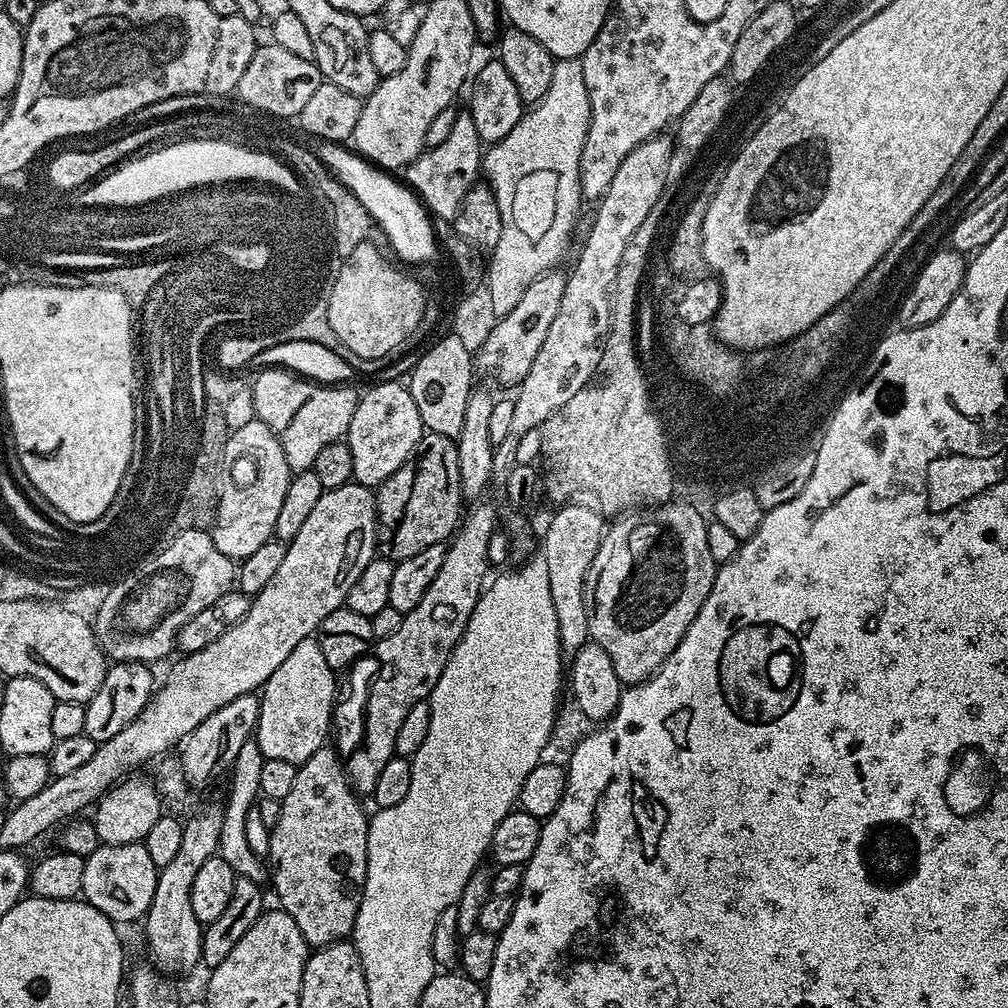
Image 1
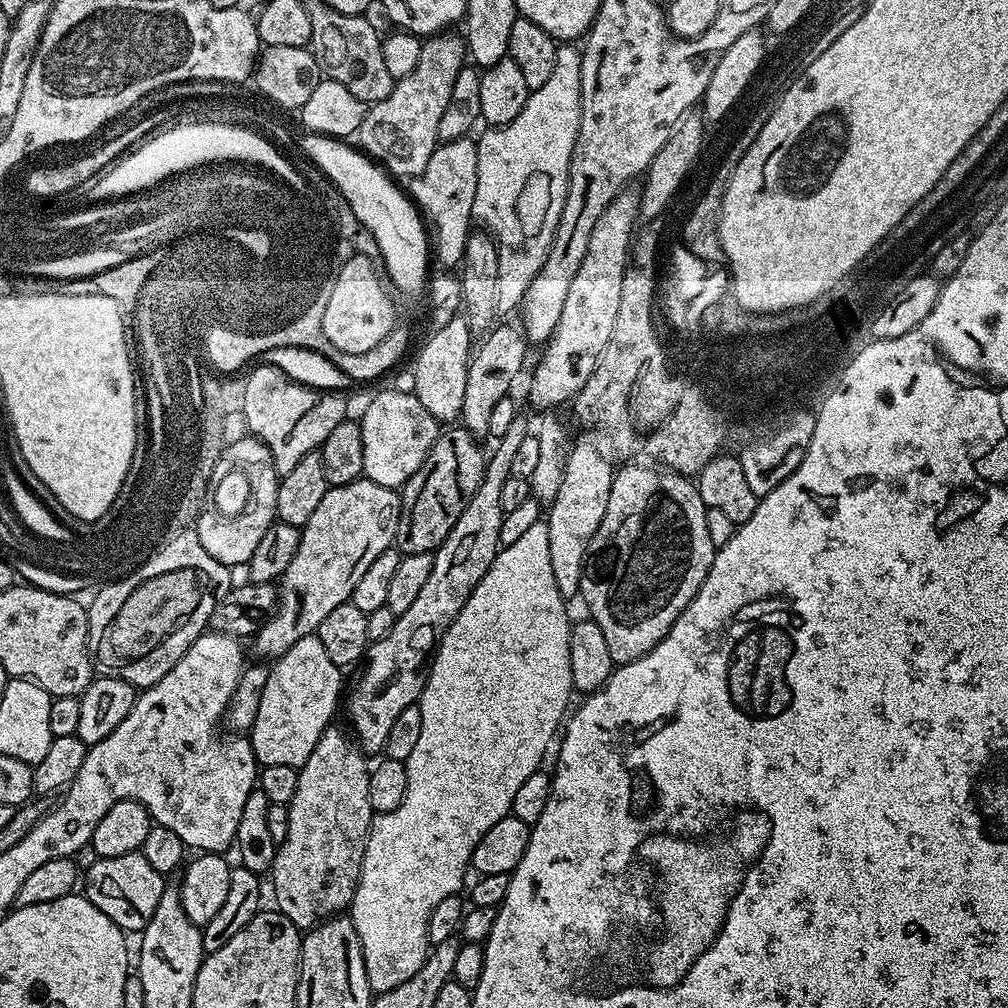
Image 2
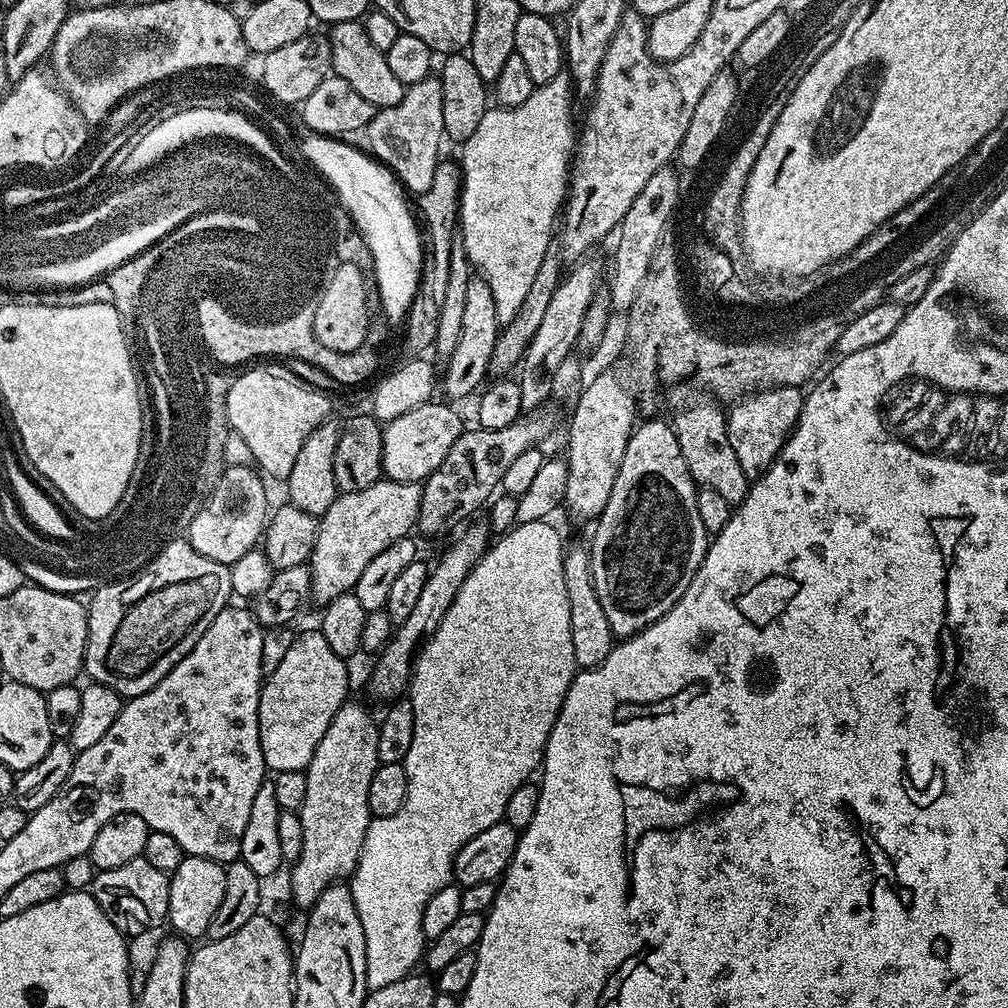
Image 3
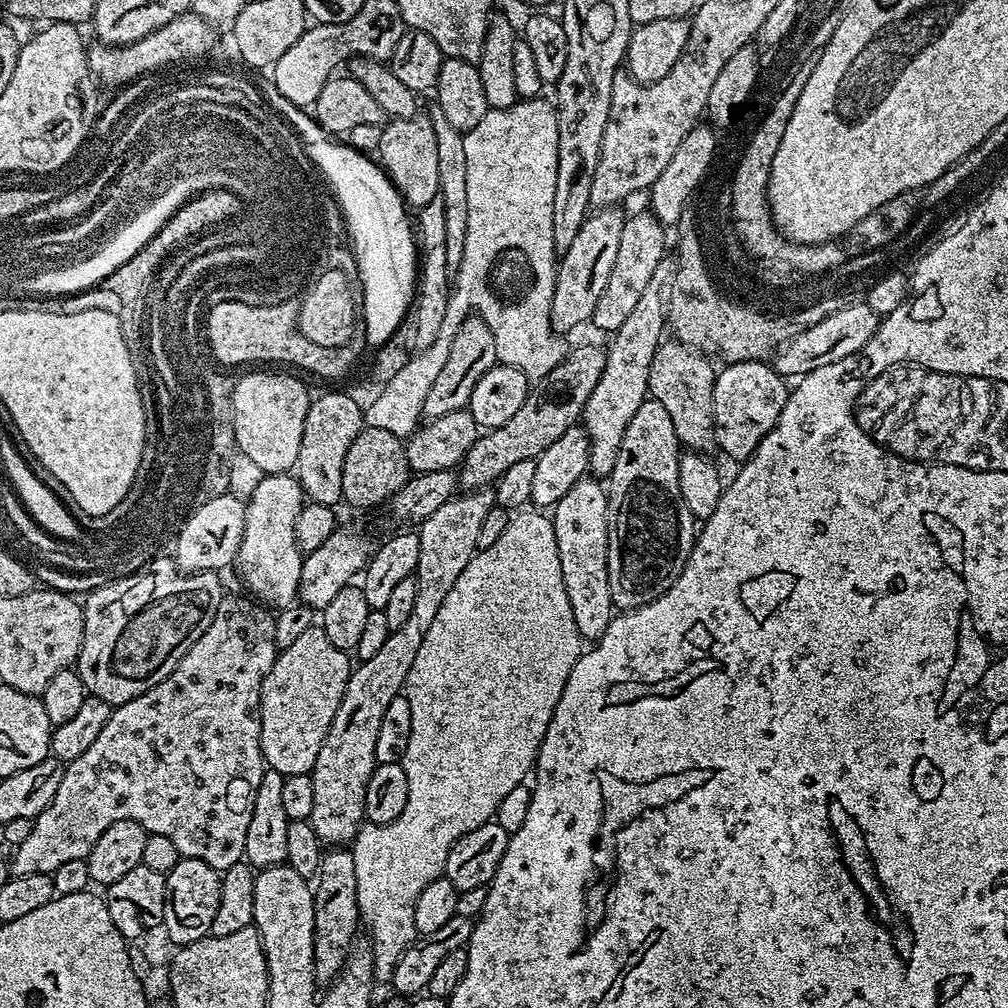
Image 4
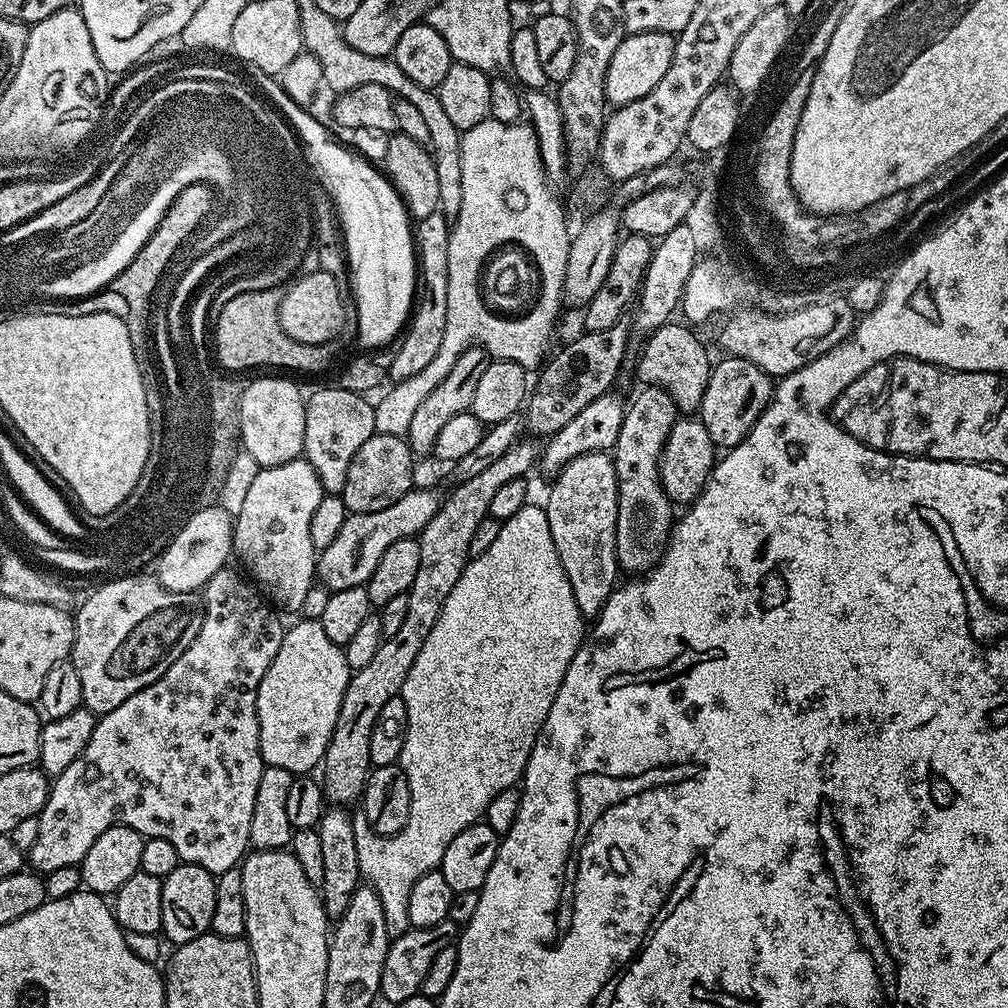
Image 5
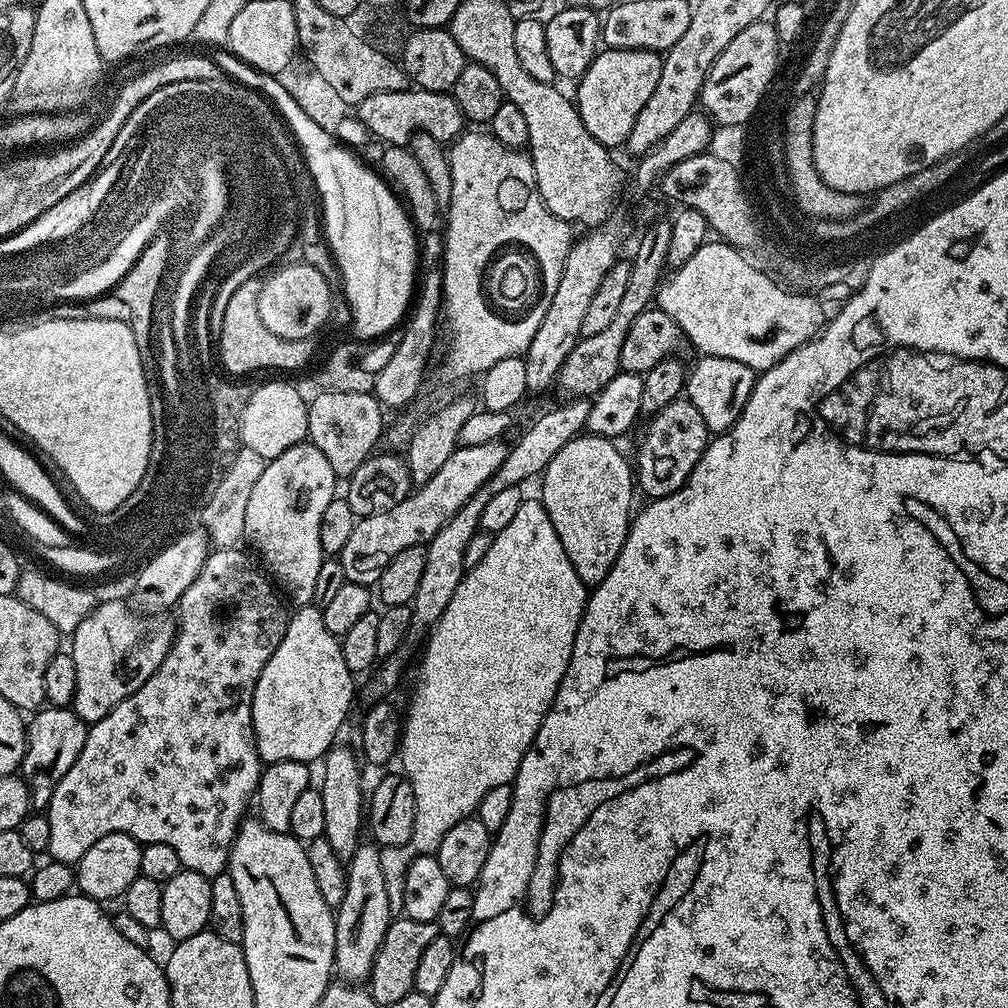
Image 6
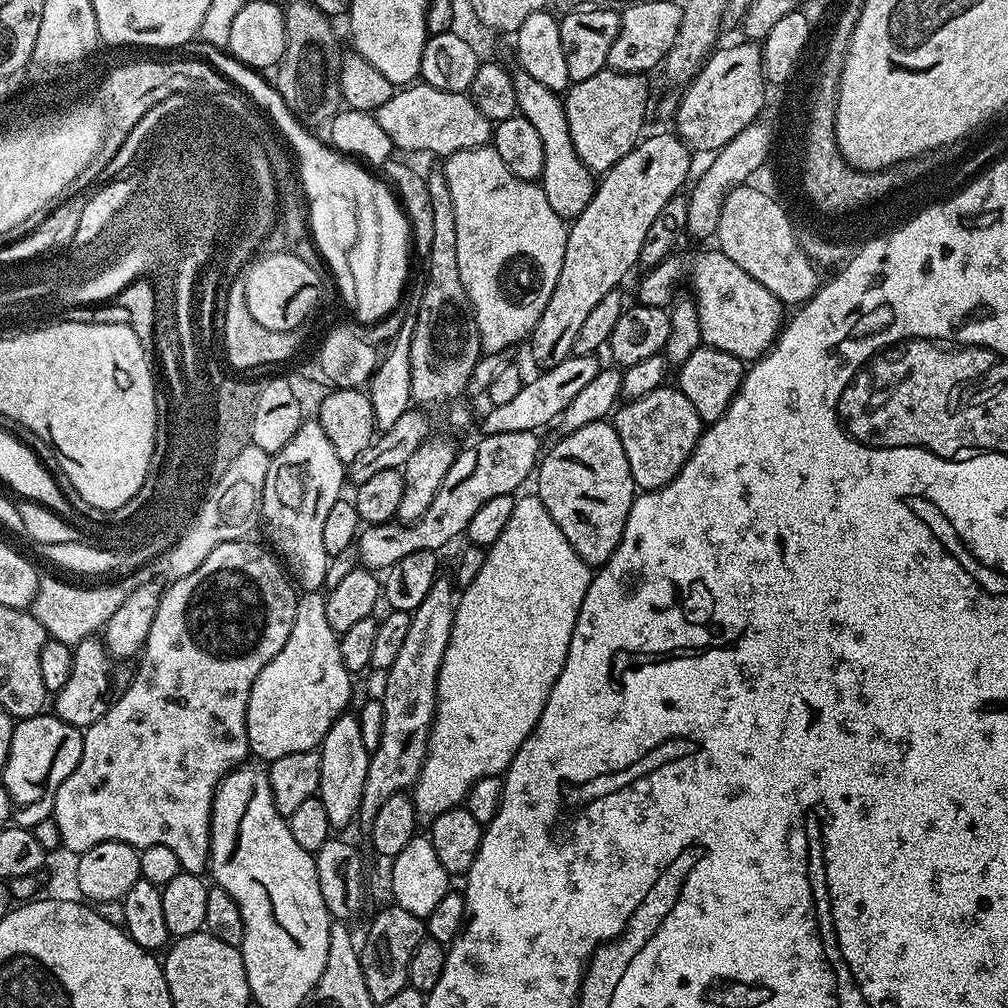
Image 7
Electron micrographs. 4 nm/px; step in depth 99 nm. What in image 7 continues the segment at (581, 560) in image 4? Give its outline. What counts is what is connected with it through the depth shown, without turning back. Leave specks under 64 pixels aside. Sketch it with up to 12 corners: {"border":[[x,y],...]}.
{"border":[[615,423],[561,437],[534,492],[589,566],[605,564],[638,489]]}

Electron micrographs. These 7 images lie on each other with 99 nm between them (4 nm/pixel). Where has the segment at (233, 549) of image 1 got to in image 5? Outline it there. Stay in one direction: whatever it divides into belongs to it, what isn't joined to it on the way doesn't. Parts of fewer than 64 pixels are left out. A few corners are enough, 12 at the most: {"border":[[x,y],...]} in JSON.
{"border":[[198,510],[154,564],[166,590],[199,593],[229,563],[233,517]]}

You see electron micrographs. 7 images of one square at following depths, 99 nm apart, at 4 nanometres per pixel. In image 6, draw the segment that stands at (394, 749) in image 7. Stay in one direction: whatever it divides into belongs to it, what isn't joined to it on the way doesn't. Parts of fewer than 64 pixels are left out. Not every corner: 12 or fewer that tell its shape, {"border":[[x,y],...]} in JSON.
{"border":[[361,842],[334,909],[334,972],[364,982],[392,925],[380,848]]}

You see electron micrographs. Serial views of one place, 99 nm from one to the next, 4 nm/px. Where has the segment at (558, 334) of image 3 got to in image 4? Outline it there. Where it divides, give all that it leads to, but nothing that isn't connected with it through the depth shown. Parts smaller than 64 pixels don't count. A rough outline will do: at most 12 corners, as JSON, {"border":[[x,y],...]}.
{"border":[[593,211],[559,257],[552,327],[592,318],[625,213]]}

